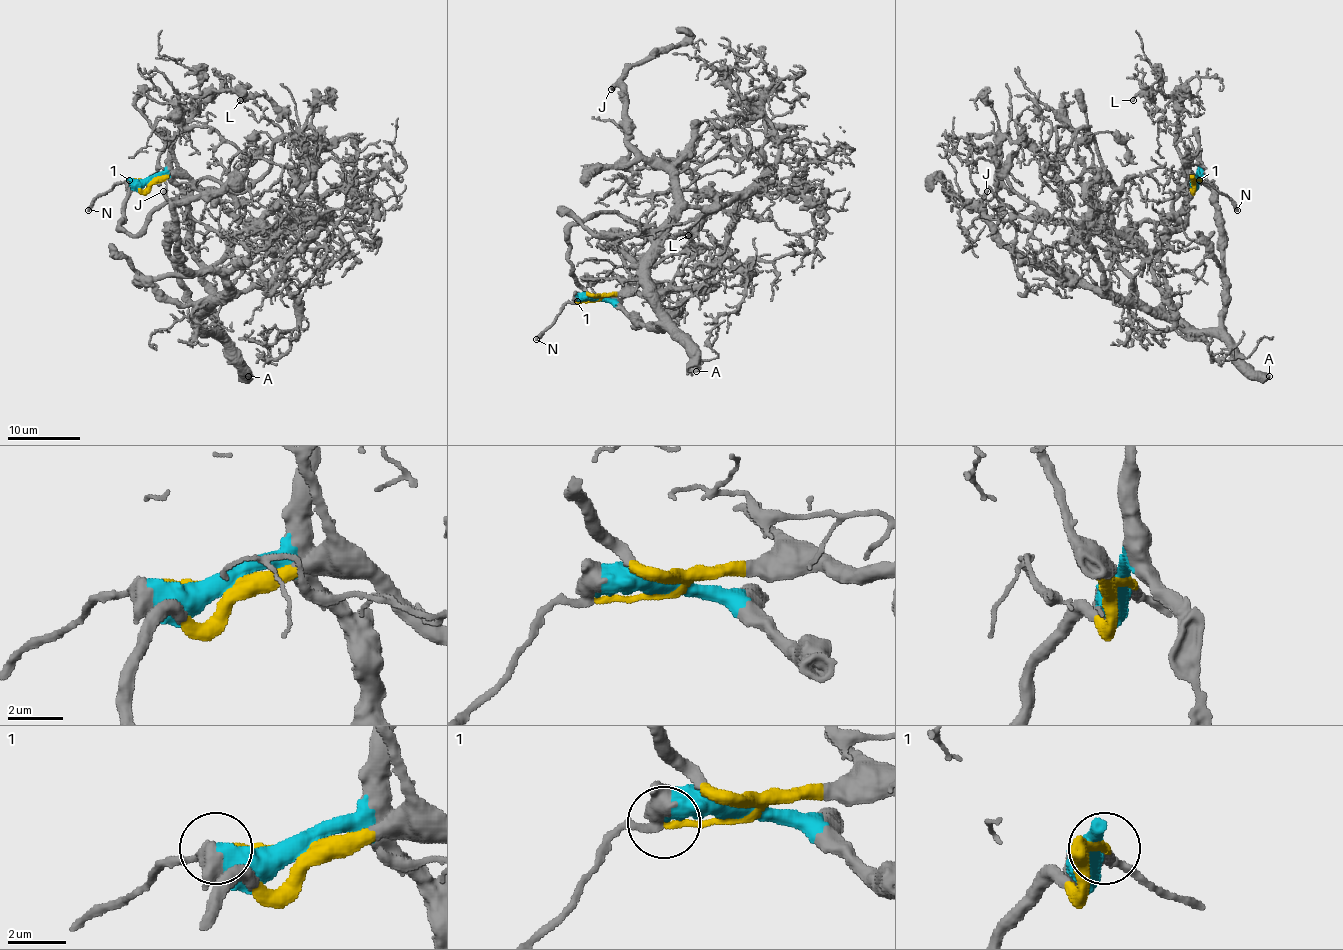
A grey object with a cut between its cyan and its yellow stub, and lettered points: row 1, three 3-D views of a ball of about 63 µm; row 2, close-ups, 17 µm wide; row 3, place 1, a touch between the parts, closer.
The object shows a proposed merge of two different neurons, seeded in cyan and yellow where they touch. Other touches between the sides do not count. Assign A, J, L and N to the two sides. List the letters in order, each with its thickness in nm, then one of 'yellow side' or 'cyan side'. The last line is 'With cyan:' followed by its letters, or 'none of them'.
A: 500 nm thick; cyan side
J: 420 nm thick; cyan side
L: 260 nm thick; yellow side
N: 340 nm thick; yellow side
With cyan: A, J

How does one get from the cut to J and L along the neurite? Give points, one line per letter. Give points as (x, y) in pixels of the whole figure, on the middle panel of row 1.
J: (598, 298), (639, 323), (663, 321), (650, 256), (673, 206), (666, 171), (630, 142), (625, 92), (610, 88)
L: (598, 299), (614, 296), (625, 287), (619, 278), (639, 280), (643, 271), (679, 254), (691, 240), (688, 234)

